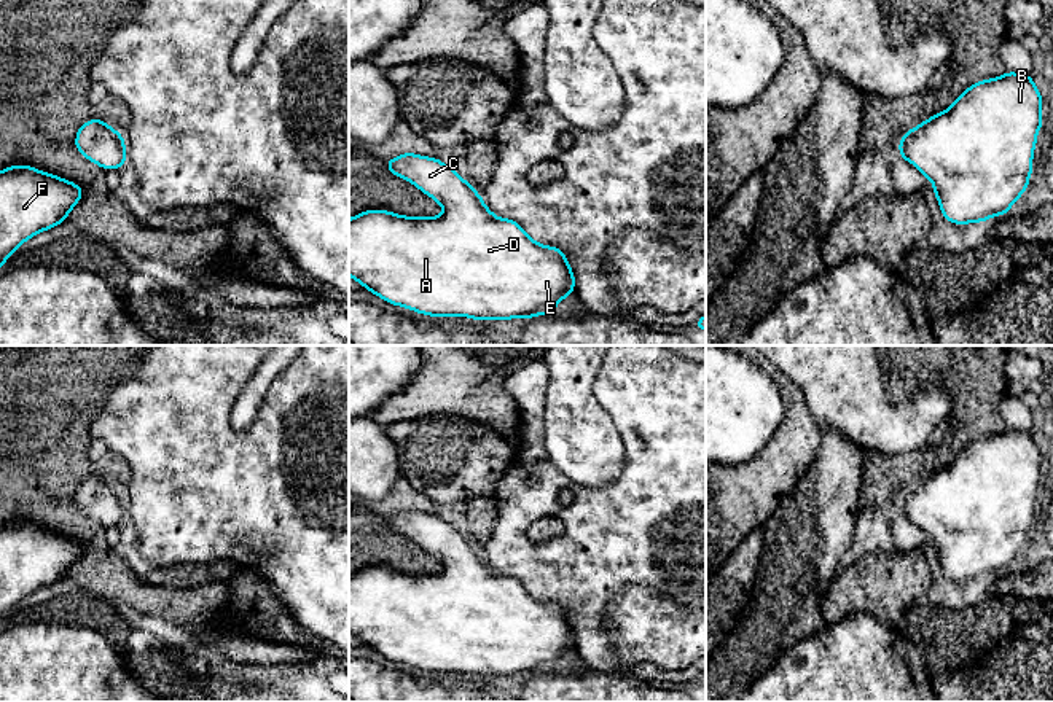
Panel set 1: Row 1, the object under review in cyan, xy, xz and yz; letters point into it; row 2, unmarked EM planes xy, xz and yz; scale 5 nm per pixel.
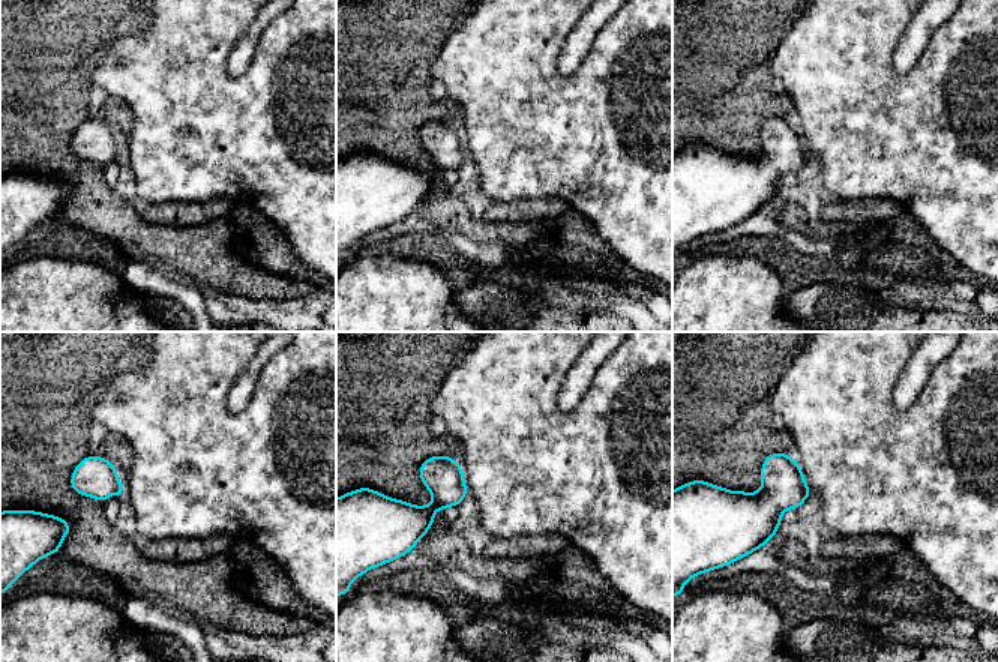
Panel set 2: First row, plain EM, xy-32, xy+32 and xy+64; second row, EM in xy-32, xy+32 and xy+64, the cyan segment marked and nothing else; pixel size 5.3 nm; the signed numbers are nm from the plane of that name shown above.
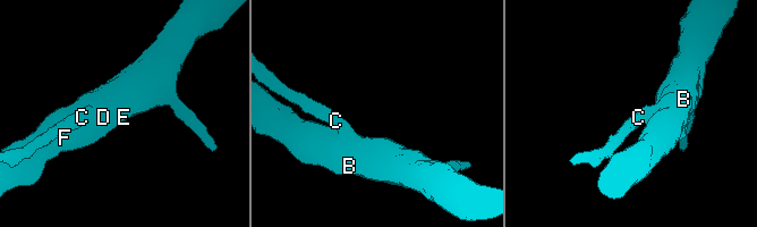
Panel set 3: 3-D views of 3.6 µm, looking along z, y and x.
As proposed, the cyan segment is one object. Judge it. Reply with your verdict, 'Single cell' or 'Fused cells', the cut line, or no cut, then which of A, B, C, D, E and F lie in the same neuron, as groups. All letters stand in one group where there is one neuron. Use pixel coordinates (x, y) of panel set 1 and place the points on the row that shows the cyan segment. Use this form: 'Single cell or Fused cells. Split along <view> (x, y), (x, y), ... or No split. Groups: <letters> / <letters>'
Single cell. No split. Groups: A B C D E F

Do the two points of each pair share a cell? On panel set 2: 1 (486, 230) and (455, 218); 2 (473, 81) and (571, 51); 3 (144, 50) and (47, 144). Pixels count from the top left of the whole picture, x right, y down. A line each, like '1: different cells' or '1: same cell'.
1: same cell
2: different cells
3: different cells

